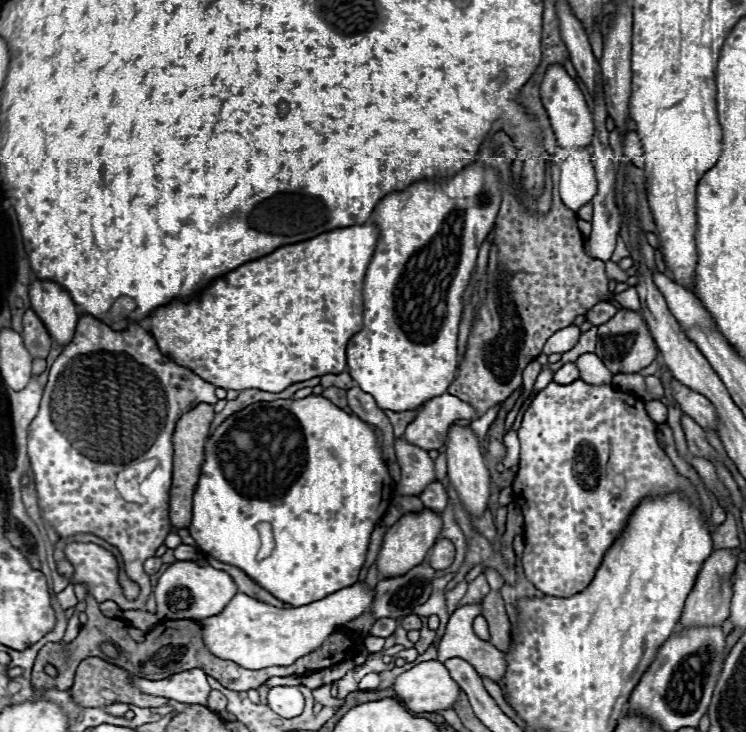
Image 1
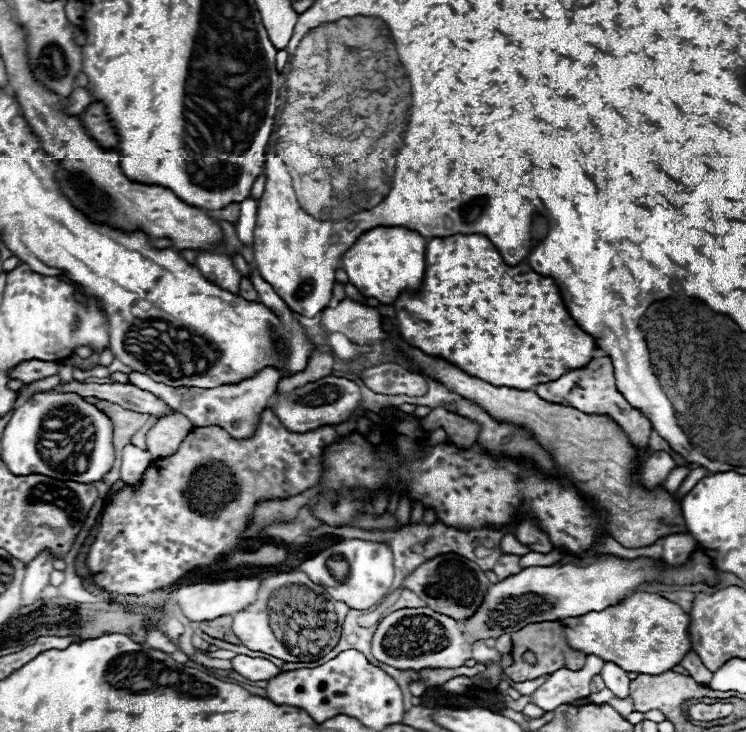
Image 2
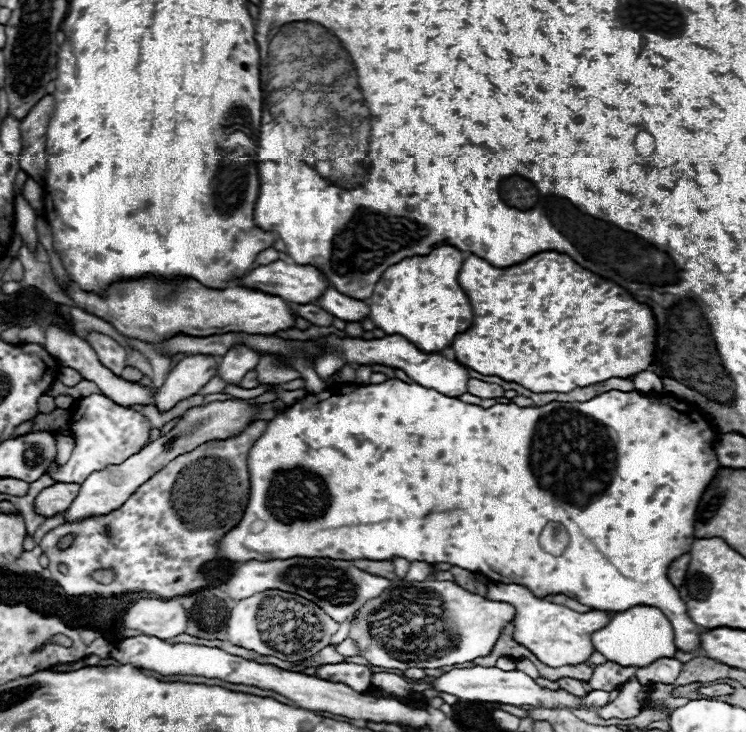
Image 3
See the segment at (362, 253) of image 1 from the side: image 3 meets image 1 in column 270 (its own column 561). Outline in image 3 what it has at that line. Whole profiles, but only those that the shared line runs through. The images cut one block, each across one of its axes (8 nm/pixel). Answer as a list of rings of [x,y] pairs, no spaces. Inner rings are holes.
[[[548,250],[510,268],[496,268],[472,254],[464,260],[458,282],[470,298],[474,324],[454,338],[452,348],[460,364],[484,376],[500,376],[532,392],[568,392],[608,378],[630,378],[654,362],[656,318],[652,308],[636,302],[616,282],[584,270],[568,254]]]

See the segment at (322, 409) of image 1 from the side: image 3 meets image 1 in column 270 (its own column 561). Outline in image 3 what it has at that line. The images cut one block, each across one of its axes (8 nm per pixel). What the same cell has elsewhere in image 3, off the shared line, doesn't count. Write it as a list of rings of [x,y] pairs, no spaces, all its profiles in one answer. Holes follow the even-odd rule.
[[[392,378],[392,380],[386,380],[382,384],[370,384],[370,386],[354,386],[354,384],[340,384],[340,386],[332,386],[332,388],[326,388],[324,392],[320,394],[308,394],[304,396],[300,402],[296,402],[294,406],[286,408],[282,414],[278,414],[274,420],[268,422],[264,434],[254,442],[252,450],[248,452],[248,474],[250,474],[250,482],[252,482],[252,494],[248,496],[248,510],[244,510],[244,518],[232,528],[228,530],[228,534],[224,534],[224,538],[218,542],[218,556],[222,560],[230,560],[230,562],[238,562],[238,564],[244,564],[248,560],[274,560],[274,558],[280,558],[280,560],[286,560],[286,558],[294,558],[294,556],[300,556],[300,558],[332,558],[332,560],[392,560],[392,558],[406,558],[408,562],[428,562],[428,564],[438,564],[438,562],[448,562],[452,566],[458,566],[458,568],[464,568],[464,570],[470,570],[470,572],[480,572],[484,574],[486,578],[490,578],[492,582],[504,582],[504,584],[522,584],[522,586],[528,586],[528,590],[532,590],[532,594],[536,594],[538,598],[546,598],[548,594],[564,594],[568,598],[574,598],[578,600],[580,604],[584,606],[590,606],[594,610],[604,610],[604,612],[616,612],[616,610],[628,610],[628,606],[636,606],[636,604],[648,604],[648,606],[656,606],[664,612],[664,616],[672,622],[672,628],[674,628],[674,642],[676,642],[676,648],[678,650],[684,650],[684,652],[696,652],[698,646],[700,646],[700,632],[702,632],[702,626],[694,624],[688,616],[688,610],[686,610],[686,604],[682,602],[676,586],[668,580],[668,566],[680,556],[680,554],[686,554],[694,542],[694,522],[696,522],[696,510],[698,510],[698,504],[700,504],[700,498],[704,494],[704,490],[708,488],[708,484],[712,482],[712,478],[716,476],[716,472],[722,468],[718,458],[716,458],[716,450],[714,450],[714,444],[716,444],[716,432],[712,430],[712,426],[708,424],[708,420],[704,418],[704,414],[700,410],[696,410],[692,404],[684,402],[684,400],[676,400],[672,396],[646,396],[644,392],[638,392],[638,390],[632,390],[632,392],[620,392],[620,390],[610,390],[610,392],[604,392],[592,400],[586,400],[586,402],[550,402],[550,404],[544,404],[544,406],[526,406],[526,408],[520,408],[516,404],[496,404],[492,408],[480,408],[480,406],[474,406],[474,404],[466,404],[466,402],[460,402],[458,398],[450,398],[446,394],[440,394],[436,390],[428,390],[420,384],[408,384],[408,382],[402,382],[398,378]],[[548,522],[556,522],[556,524],[562,524],[568,532],[568,546],[566,550],[562,552],[562,556],[552,556],[548,554],[542,546],[540,546],[540,534],[542,530],[546,528]]]

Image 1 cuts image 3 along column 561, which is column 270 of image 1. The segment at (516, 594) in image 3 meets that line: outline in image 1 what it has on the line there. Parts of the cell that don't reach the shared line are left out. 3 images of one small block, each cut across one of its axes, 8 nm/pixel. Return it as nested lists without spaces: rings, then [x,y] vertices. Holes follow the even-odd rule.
[[[356,582],[336,594],[316,600],[298,608],[274,608],[246,594],[236,594],[232,602],[218,616],[198,620],[202,624],[202,636],[208,650],[222,658],[240,664],[246,670],[262,670],[270,666],[290,666],[304,654],[320,648],[330,634],[340,626],[352,622],[360,614],[372,610],[376,590],[368,588],[366,582]]]

